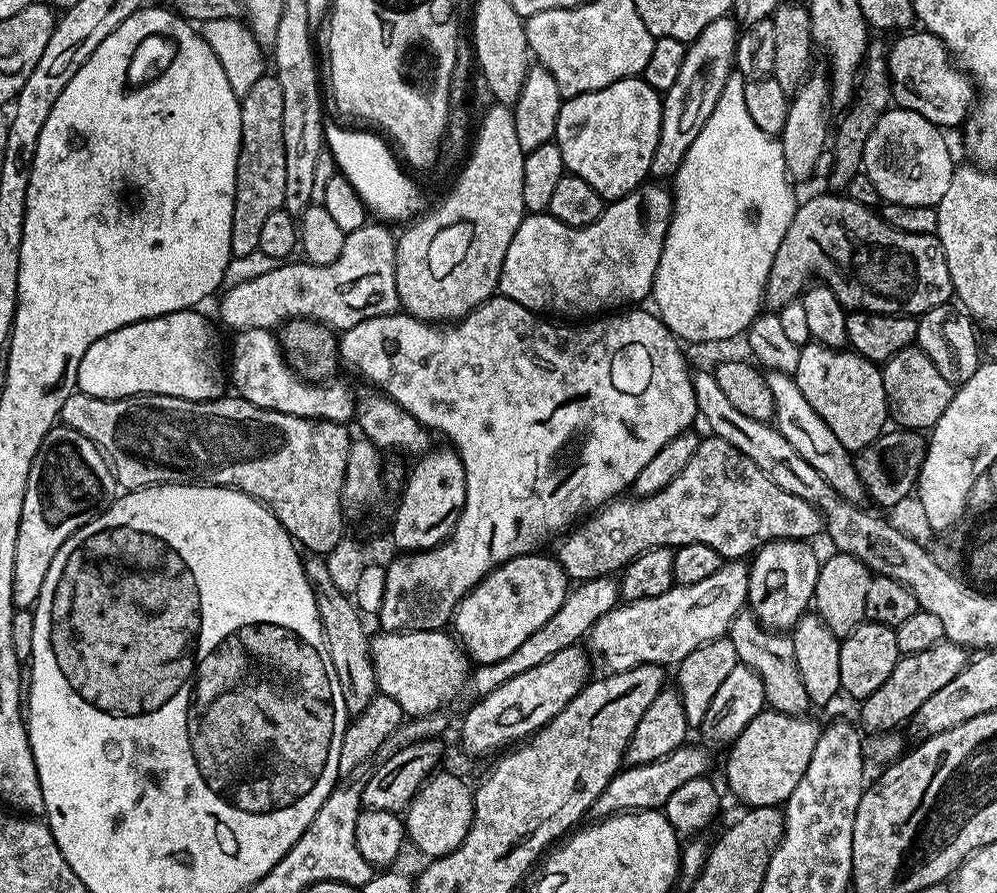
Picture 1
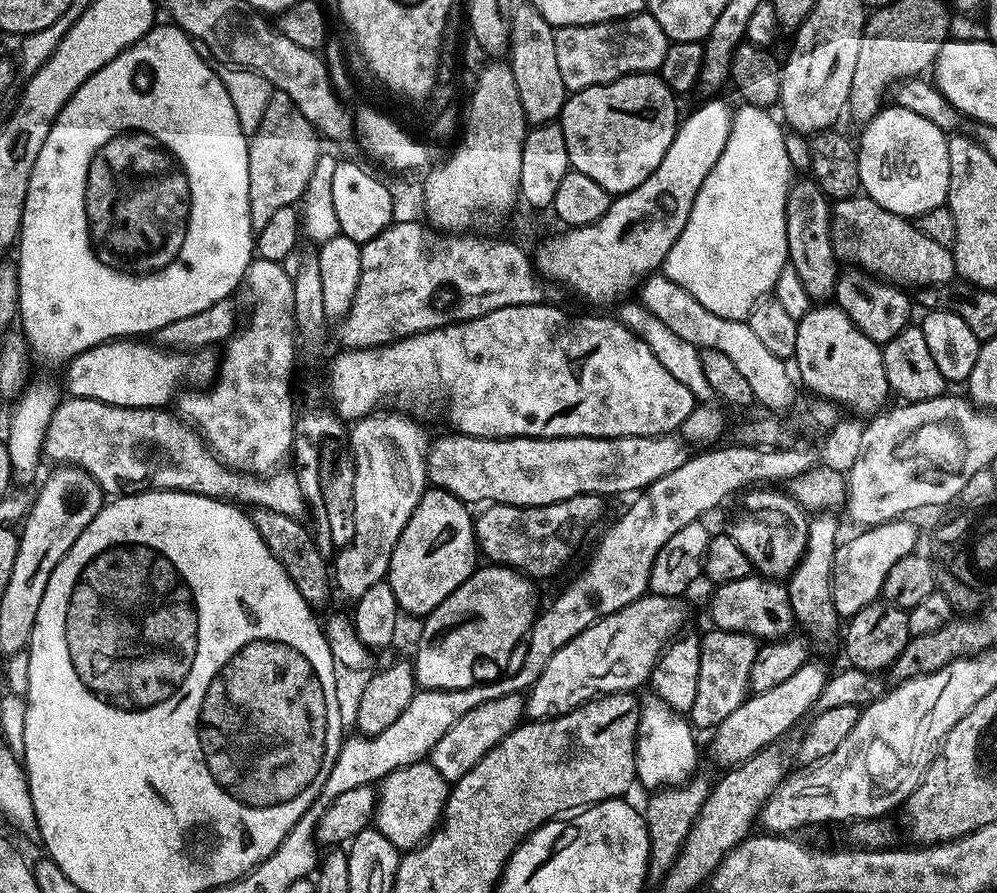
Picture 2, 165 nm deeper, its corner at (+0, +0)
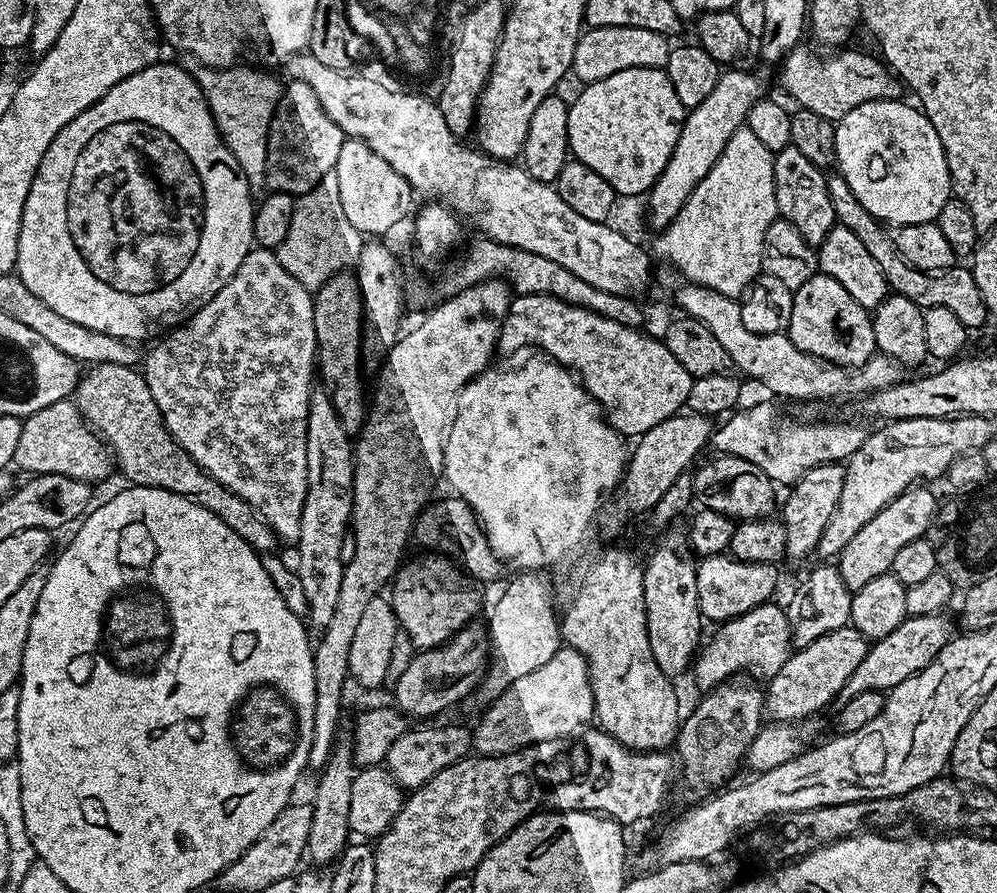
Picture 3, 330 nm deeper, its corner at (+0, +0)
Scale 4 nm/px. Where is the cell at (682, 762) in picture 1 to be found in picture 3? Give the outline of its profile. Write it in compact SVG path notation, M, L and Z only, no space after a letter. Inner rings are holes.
M851 626L830 630L830 634L822 634L810 646L796 648L788 661L767 681L764 693L764 710L773 721L787 722L790 720L807 720L815 717L831 700L840 695L842 686L854 674L866 658L870 642L857 628Z

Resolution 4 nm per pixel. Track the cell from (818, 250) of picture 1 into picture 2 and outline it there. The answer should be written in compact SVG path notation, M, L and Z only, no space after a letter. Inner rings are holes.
M855 194L832 204L830 238L837 261L863 268L905 290L945 284L957 279L952 249L938 246L934 238L926 238L911 219L894 214L863 194Z

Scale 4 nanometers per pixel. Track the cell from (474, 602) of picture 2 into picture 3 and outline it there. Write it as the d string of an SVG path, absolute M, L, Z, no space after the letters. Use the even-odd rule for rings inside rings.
M473 622L455 632L445 644L437 648L426 648L417 651L412 657L410 666L406 666L402 678L394 686L396 692L395 707L405 717L436 716L447 708L455 706L459 700L473 695L477 687L477 678L483 677L486 661L490 656L490 641L487 627L483 623Z

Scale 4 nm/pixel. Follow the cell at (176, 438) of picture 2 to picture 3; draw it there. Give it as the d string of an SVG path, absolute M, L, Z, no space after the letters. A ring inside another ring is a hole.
M71 399L59 400L34 414L23 417L22 434L16 447L15 467L20 467L24 474L41 476L42 474L62 474L70 478L78 478L89 482L104 480L114 472L114 457L108 450L108 445L92 431L80 411Z

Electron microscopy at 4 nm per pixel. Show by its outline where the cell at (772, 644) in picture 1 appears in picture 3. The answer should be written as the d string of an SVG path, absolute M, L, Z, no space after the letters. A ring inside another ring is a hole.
M731 554L705 556L697 563L698 606L705 621L733 620L758 606L769 603L780 584L781 569L774 564L755 564L736 560Z

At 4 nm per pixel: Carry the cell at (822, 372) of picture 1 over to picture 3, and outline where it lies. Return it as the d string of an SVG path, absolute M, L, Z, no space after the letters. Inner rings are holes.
M817 274L792 293L792 309L786 321L786 335L798 350L808 352L846 369L857 368L877 355L874 326L869 309L858 306L834 278Z

